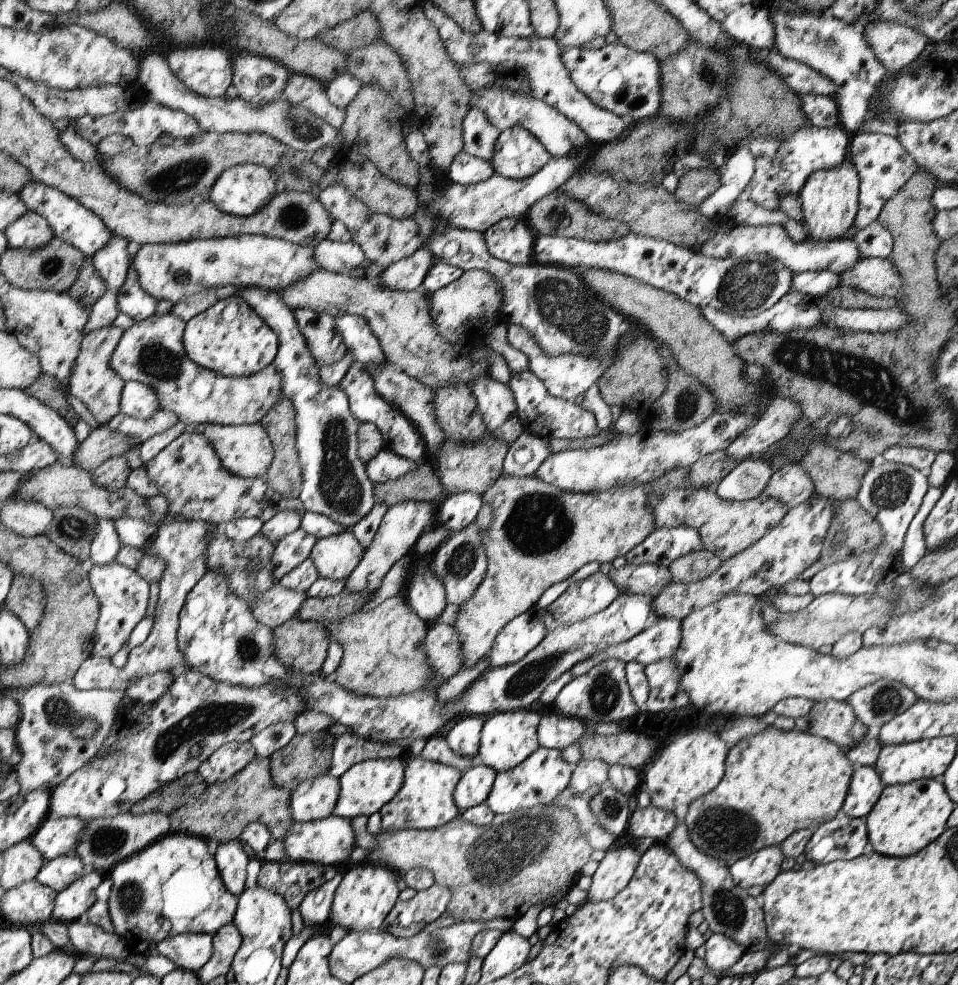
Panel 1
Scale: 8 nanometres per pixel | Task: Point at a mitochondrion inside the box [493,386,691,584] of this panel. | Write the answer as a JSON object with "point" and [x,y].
{"point":[538,523]}

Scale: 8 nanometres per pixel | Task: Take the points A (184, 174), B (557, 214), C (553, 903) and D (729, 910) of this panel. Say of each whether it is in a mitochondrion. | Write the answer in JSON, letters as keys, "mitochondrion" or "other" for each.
{"A":"mitochondrion","B":"mitochondrion","C":"other","D":"mitochondrion"}

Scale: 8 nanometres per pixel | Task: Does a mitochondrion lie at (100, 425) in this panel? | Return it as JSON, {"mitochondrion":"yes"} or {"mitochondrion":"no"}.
{"mitochondrion":"no"}

